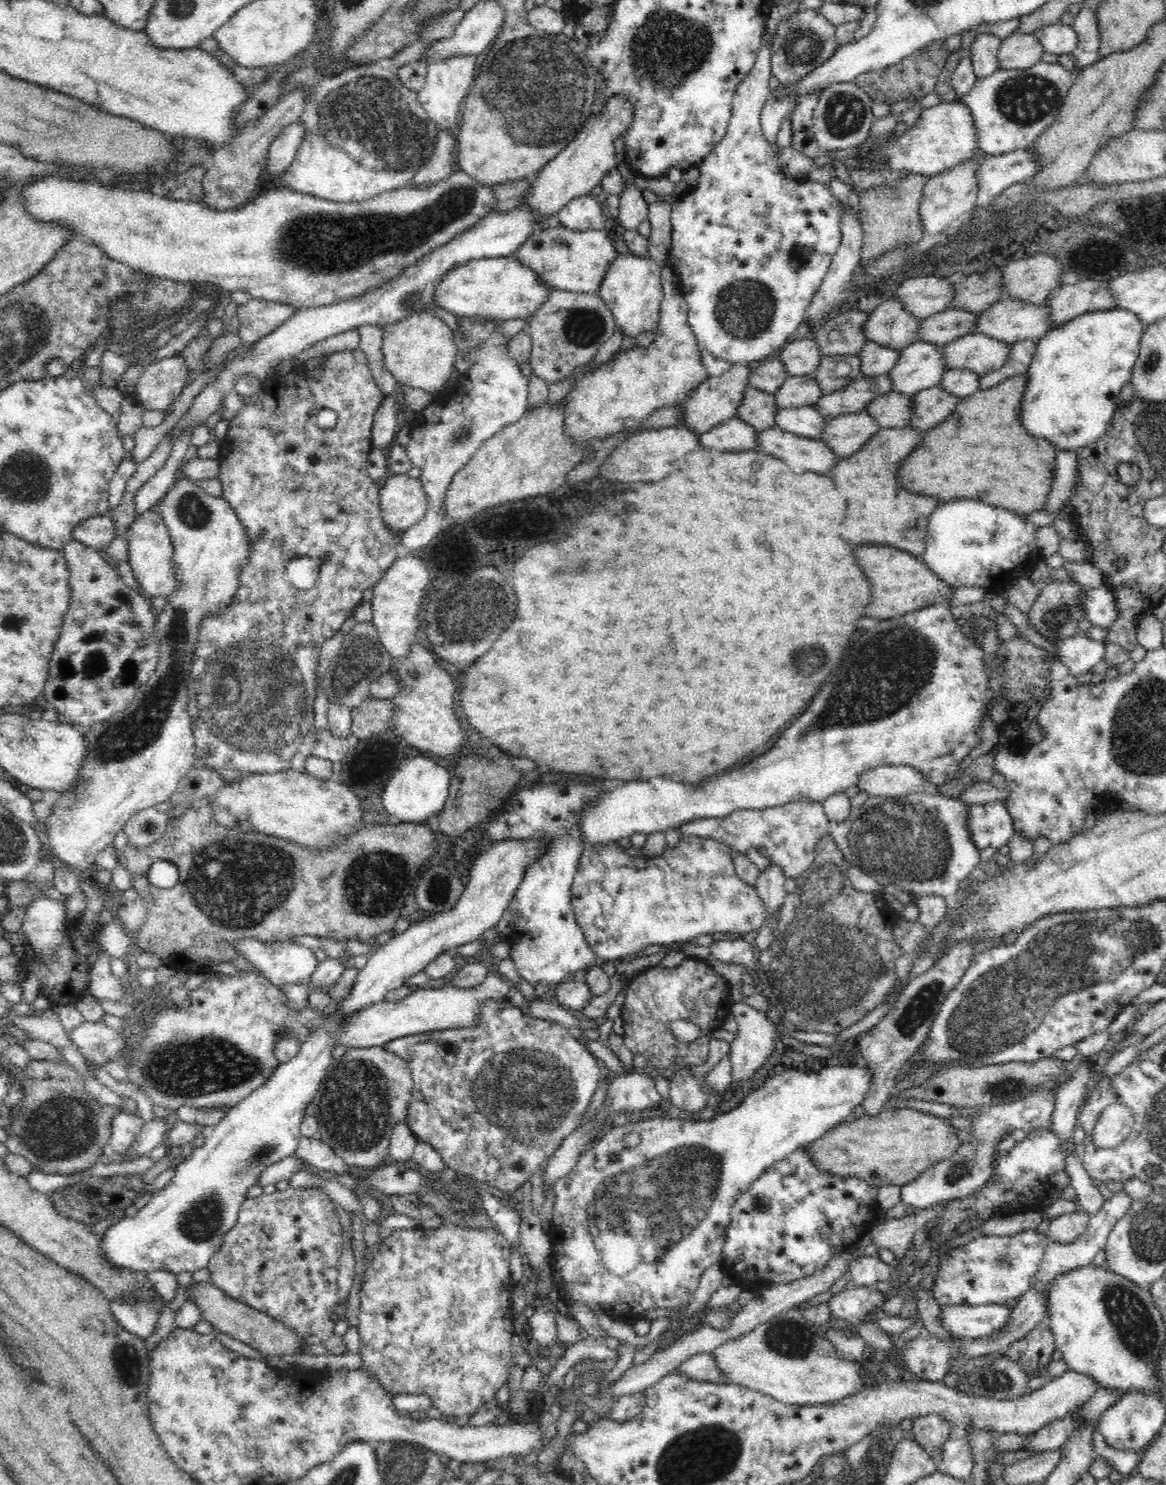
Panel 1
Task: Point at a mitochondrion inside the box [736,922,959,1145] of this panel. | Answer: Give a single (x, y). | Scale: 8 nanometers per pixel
(917, 1012)

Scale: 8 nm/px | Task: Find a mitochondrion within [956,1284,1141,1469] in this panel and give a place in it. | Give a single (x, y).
(999, 1381)

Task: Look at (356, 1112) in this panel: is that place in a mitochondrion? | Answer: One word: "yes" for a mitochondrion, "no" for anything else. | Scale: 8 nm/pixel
yes

